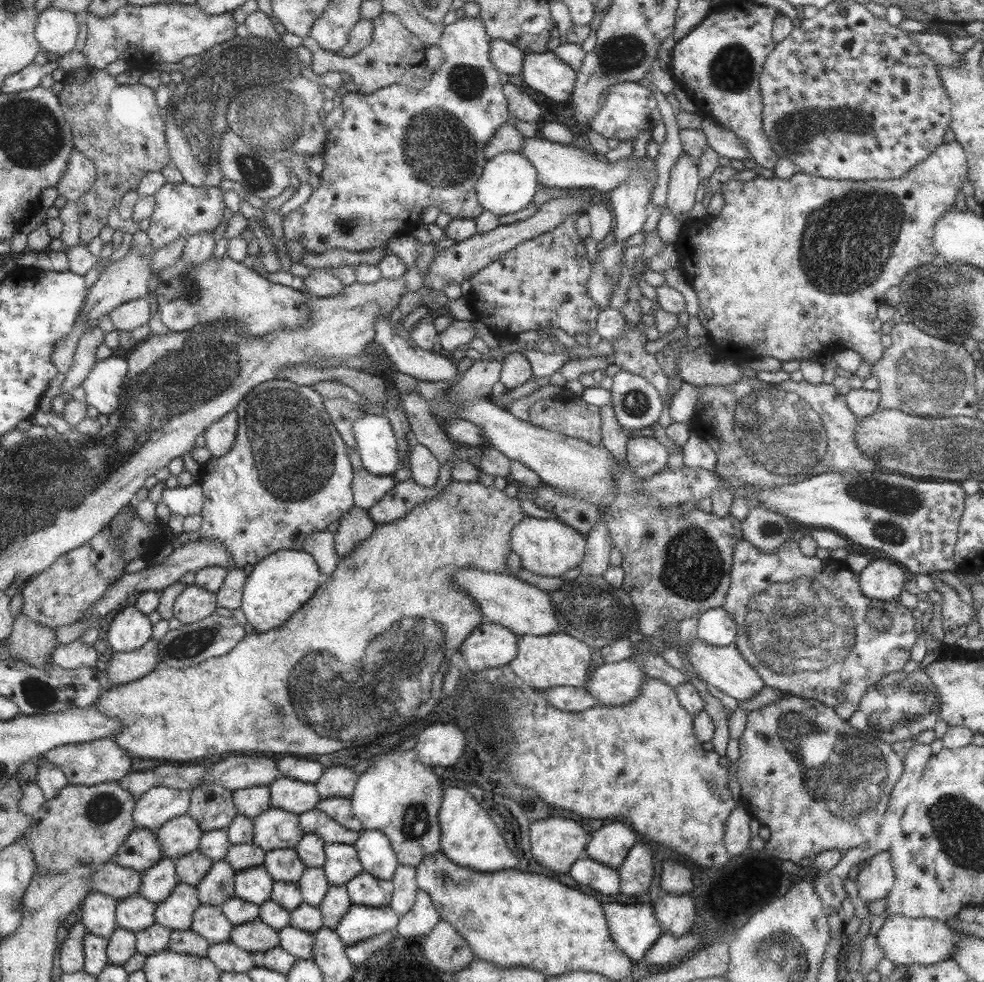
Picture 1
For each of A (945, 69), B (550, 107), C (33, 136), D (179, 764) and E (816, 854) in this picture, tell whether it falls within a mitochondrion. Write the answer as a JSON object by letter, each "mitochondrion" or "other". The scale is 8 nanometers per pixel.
{"A":"other","B":"other","C":"mitochondrion","D":"other","E":"other"}

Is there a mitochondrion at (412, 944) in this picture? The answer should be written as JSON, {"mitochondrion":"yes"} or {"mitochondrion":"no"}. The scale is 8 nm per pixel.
{"mitochondrion":"no"}

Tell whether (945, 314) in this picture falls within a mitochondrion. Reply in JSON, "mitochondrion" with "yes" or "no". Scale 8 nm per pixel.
{"mitochondrion":"yes"}

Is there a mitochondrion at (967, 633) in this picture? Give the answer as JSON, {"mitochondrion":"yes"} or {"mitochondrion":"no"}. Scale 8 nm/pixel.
{"mitochondrion":"no"}

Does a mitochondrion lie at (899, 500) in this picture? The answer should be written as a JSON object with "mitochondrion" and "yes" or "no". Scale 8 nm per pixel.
{"mitochondrion":"yes"}

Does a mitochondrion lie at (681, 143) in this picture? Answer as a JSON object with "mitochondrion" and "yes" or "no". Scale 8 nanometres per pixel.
{"mitochondrion":"no"}

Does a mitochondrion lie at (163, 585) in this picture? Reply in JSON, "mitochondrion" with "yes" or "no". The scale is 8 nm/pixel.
{"mitochondrion":"no"}

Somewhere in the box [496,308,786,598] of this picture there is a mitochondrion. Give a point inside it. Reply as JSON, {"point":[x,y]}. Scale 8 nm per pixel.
{"point":[636,403]}

